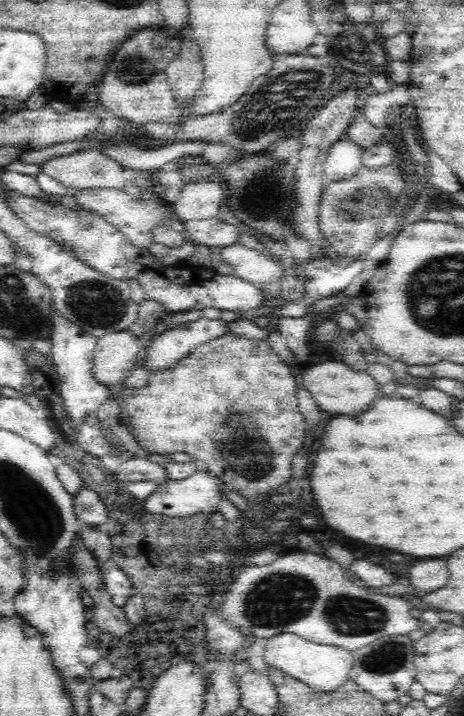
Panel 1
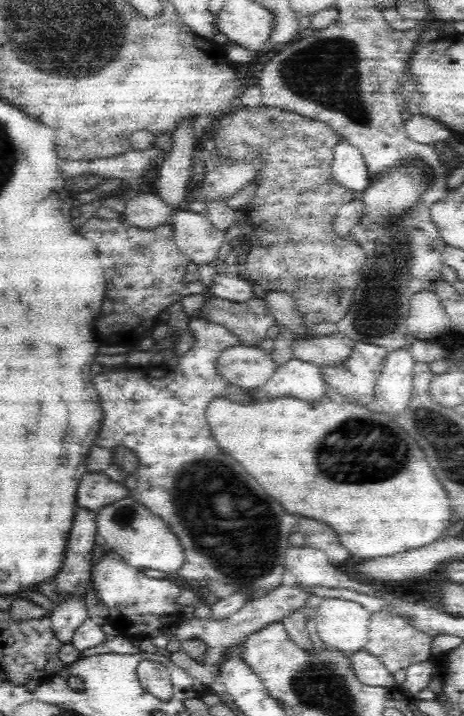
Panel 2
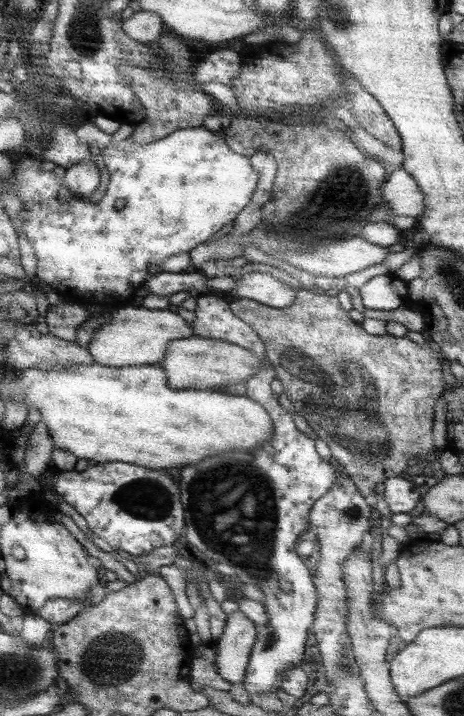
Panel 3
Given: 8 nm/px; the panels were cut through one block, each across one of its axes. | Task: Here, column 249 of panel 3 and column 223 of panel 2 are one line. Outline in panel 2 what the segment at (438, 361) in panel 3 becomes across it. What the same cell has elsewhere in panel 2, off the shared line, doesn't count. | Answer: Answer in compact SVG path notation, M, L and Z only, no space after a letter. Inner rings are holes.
M255 296L246 302L207 298L199 314L210 322L222 323L238 335L240 345L258 347L267 330L277 324L265 300Z

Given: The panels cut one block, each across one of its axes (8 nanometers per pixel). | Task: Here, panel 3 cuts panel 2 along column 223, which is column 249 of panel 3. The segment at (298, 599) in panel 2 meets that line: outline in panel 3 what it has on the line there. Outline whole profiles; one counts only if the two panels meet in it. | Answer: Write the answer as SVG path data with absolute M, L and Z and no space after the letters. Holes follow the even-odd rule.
M237 610L227 615L214 665L217 673L232 685L244 681L254 640L256 626L243 612Z

